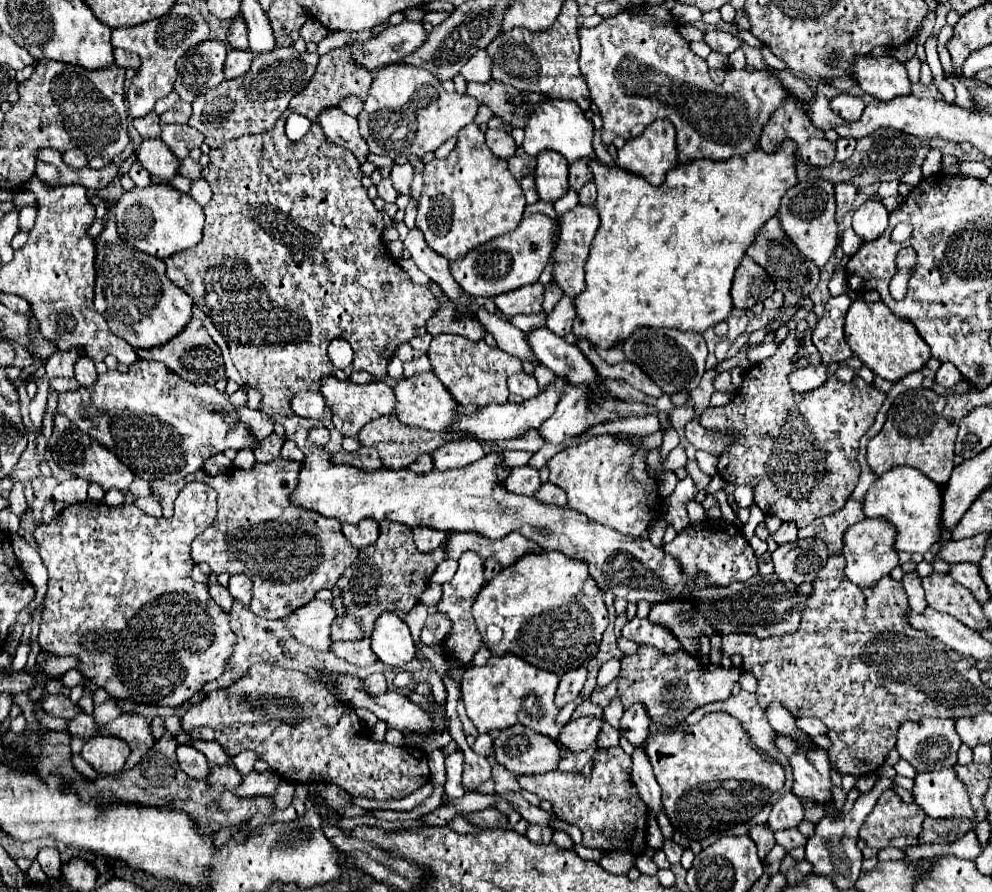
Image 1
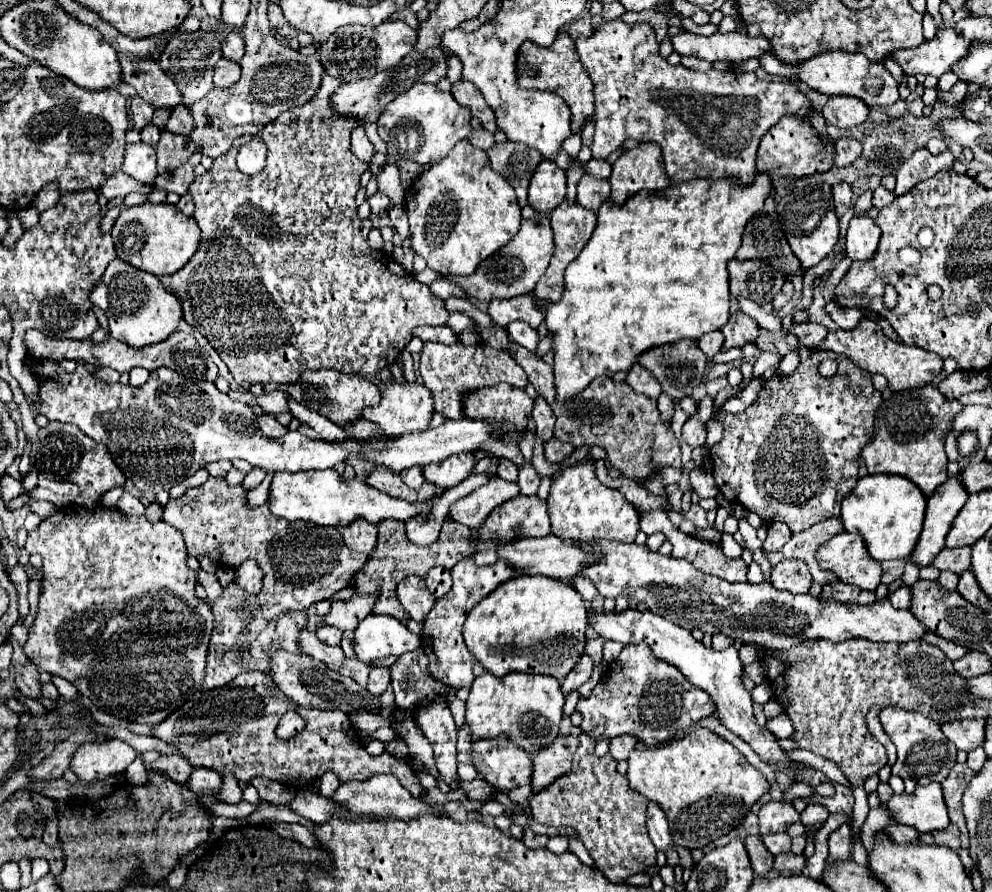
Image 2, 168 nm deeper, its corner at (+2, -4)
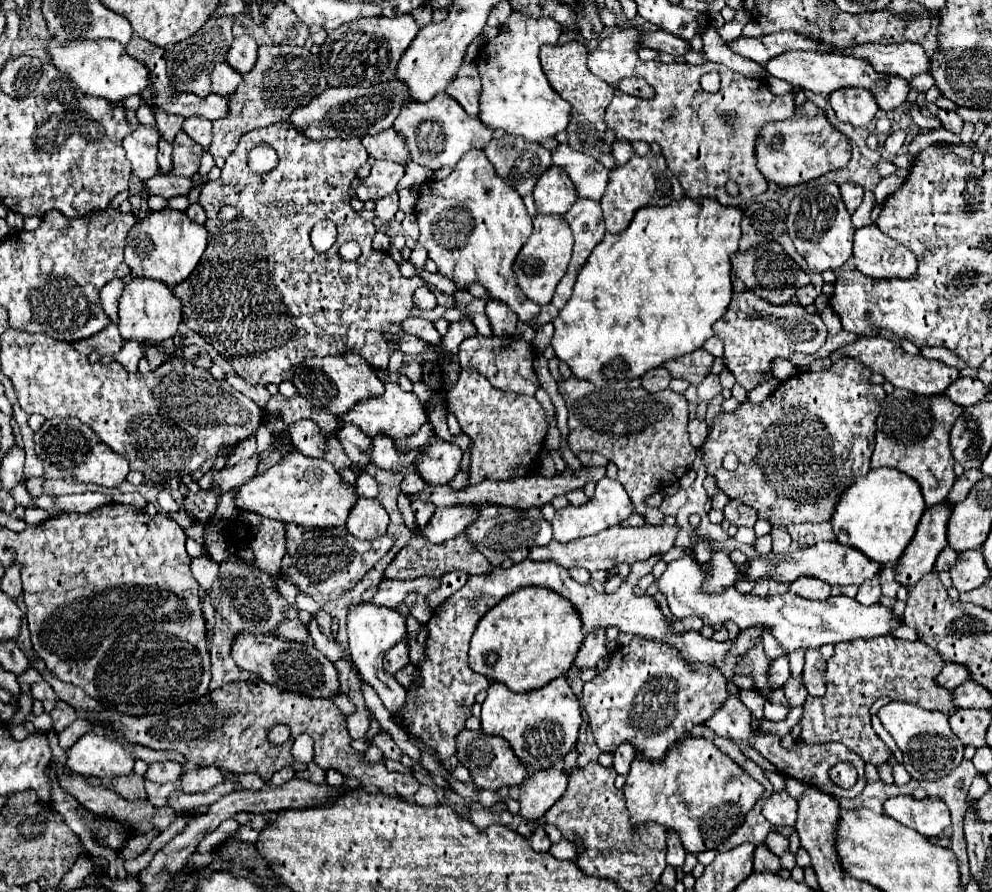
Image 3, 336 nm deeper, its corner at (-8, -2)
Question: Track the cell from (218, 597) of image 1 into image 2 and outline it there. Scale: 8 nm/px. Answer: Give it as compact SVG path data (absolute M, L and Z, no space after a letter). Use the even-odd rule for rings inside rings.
M198 569L198 573L196 573L196 581L198 581L198 583L202 583L202 587L204 587L204 591L206 591L206 595L208 595L208 601L210 601L210 603L212 603L214 599L218 599L218 597L220 597L222 587L220 587L220 583L218 583L218 577L216 577L216 575L206 573L204 569Z

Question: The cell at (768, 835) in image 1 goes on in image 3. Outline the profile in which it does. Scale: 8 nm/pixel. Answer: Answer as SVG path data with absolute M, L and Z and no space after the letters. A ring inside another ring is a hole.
M758 845L754 851L754 871L772 871L776 873L780 869L780 859L766 849L766 845Z

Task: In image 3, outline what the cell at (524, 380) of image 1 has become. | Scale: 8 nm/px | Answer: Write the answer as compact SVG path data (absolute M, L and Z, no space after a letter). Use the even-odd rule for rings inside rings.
M462 369L454 387L444 387L446 409L454 411L464 433L472 437L470 485L482 479L512 479L538 471L538 453L548 429L542 405L528 395L500 391L472 369Z

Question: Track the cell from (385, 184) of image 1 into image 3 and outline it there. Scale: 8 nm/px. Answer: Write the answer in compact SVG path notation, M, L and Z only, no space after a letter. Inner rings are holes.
M392 193L392 195L386 195L382 199L376 201L376 217L382 219L382 221L390 221L394 219L394 213L398 211L398 193Z

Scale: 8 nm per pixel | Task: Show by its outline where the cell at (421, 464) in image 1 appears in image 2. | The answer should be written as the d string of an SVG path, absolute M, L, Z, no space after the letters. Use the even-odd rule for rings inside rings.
M410 467L408 471L404 471L404 475L400 475L402 481L410 487L410 489L420 489L420 485L424 483L424 475L420 467Z

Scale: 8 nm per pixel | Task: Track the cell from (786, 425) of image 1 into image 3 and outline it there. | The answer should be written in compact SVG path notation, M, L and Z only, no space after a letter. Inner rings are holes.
M842 357L830 369L820 373L798 373L780 383L760 405L746 401L734 413L720 413L714 419L710 439L704 443L704 463L708 473L716 477L718 487L730 499L738 499L744 505L754 507L758 517L768 519L774 527L830 521L838 505L838 497L842 497L858 475L866 475L870 471L876 417L882 401L886 399L884 387L874 385L870 377L872 371L854 361L854 357ZM726 453L734 453L740 461L734 471L722 467Z

